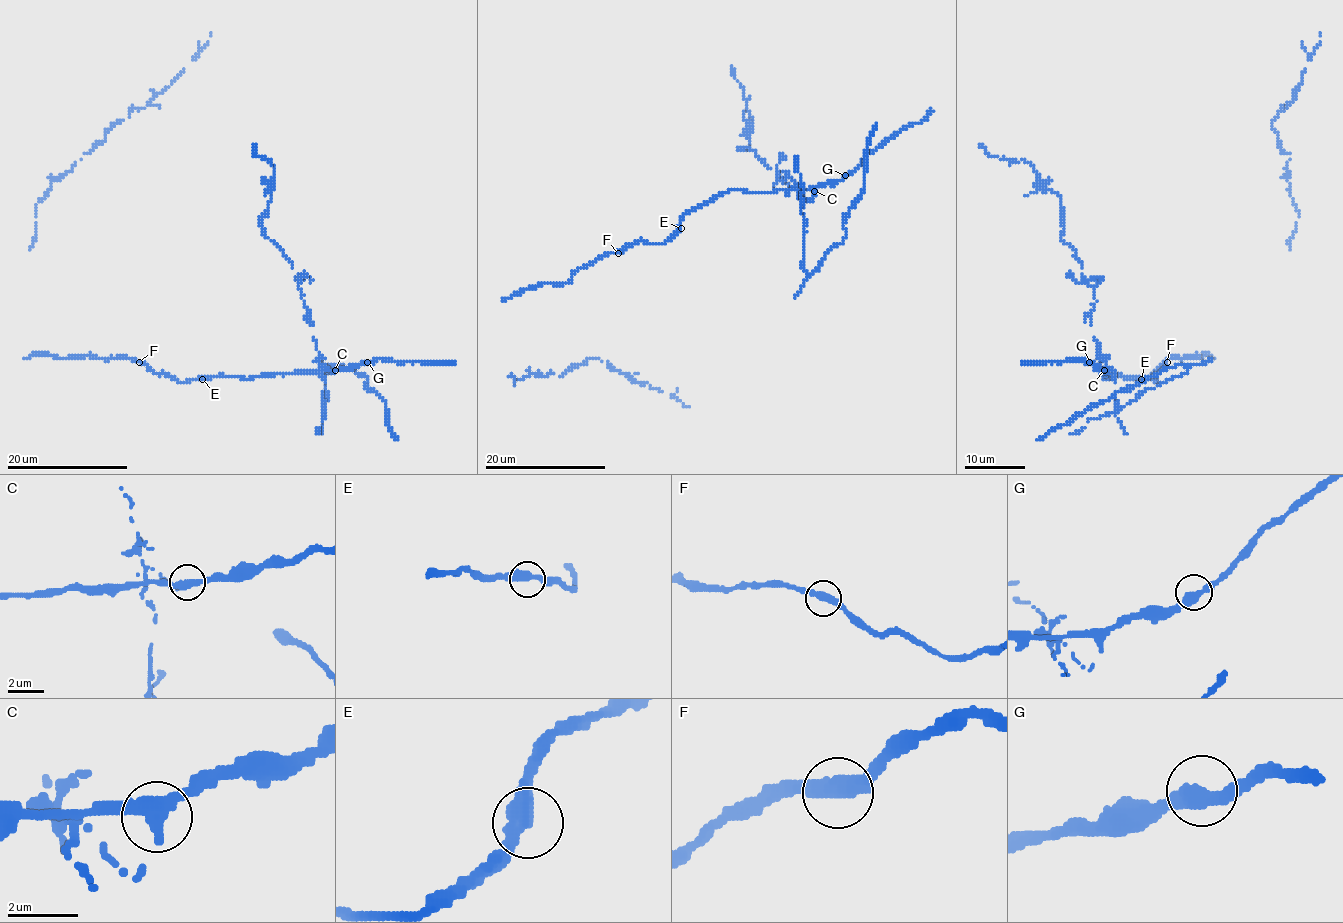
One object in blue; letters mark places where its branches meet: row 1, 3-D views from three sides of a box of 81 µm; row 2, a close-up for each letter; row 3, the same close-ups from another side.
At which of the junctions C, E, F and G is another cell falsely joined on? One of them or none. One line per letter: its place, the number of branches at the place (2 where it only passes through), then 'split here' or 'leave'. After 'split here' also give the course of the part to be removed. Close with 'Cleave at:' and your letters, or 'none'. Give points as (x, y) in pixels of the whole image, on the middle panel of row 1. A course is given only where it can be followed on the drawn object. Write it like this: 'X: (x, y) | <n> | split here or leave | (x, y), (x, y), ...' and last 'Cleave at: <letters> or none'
C: (814, 191) | 2 | split here | (813, 190), (812, 199), (798, 198), (807, 273), (845, 235), (845, 214), (863, 189), (875, 124)
E: (681, 228) | 2 | leave
F: (618, 253) | 2 | leave
G: (845, 175) | 2 | leave
Cleave at: C

